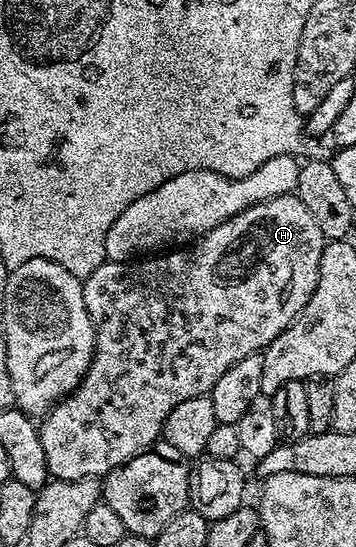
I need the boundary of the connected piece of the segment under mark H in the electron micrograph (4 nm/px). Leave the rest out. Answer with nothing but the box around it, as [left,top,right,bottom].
[39,193,327,481]

